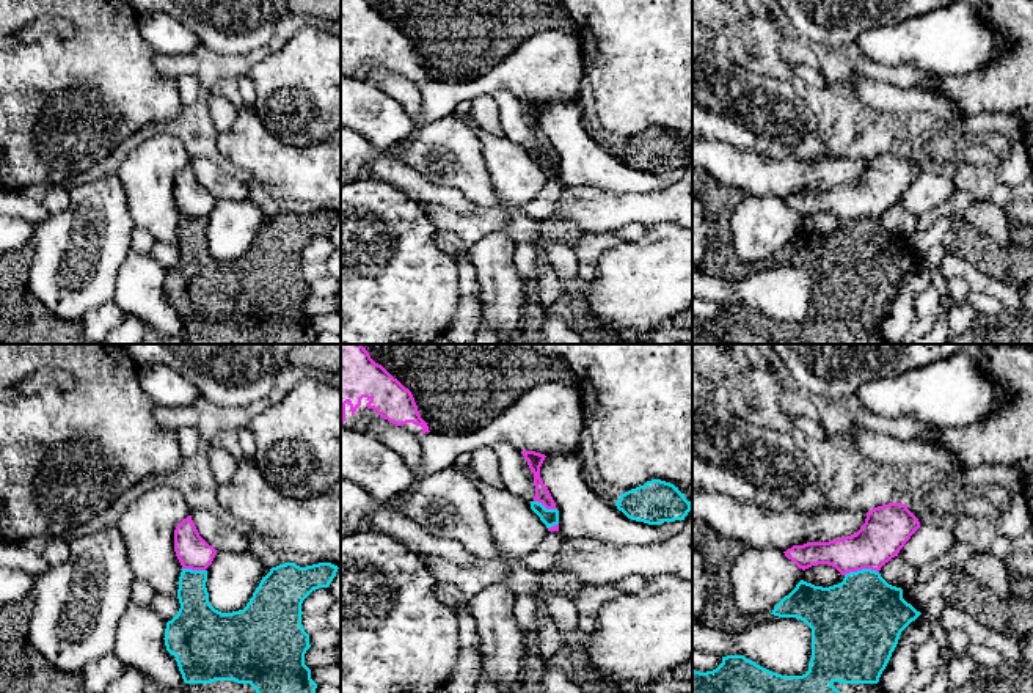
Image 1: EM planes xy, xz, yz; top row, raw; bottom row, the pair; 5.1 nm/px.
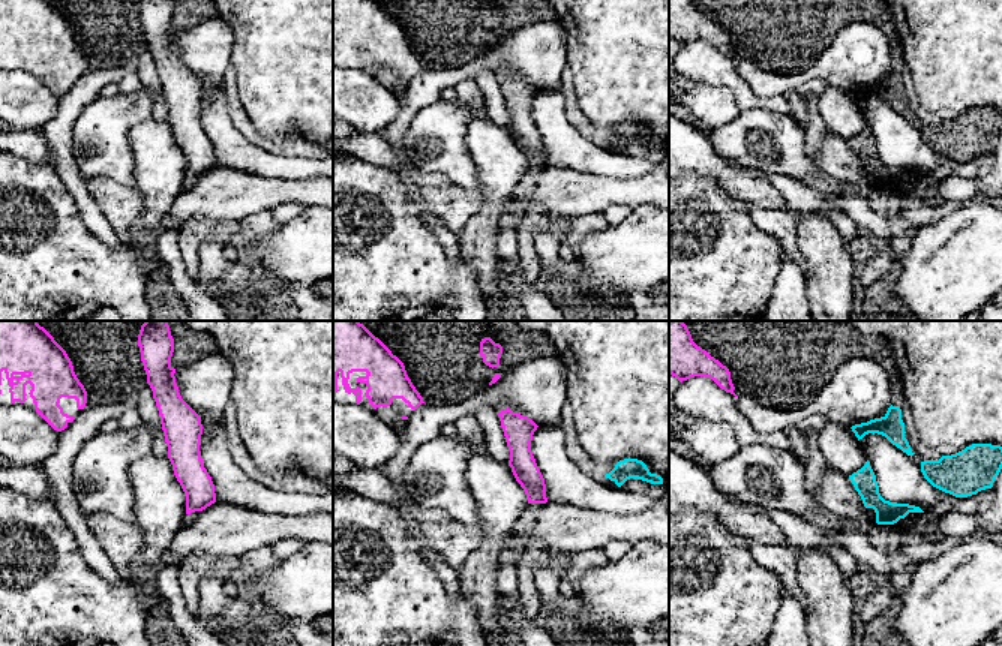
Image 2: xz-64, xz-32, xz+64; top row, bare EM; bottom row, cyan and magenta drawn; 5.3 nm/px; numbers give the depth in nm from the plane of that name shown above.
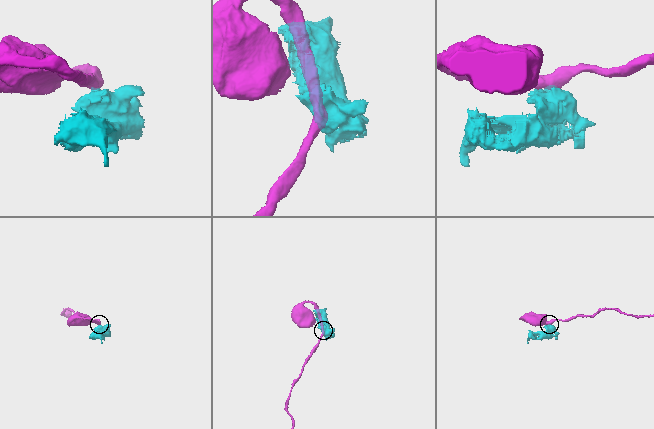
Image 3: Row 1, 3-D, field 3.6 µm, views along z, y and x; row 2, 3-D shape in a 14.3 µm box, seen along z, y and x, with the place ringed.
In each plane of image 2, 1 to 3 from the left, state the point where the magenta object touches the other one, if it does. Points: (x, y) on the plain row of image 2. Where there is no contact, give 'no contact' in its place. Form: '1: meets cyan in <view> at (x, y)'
1: no contact
2: no contact
3: no contact

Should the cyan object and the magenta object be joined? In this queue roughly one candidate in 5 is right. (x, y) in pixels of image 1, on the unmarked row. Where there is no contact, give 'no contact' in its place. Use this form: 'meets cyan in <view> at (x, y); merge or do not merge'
meets cyan in yz at (862, 217); do not merge

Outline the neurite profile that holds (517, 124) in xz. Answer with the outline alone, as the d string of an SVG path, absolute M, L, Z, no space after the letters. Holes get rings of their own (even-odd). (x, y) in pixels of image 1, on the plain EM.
M498 88L491 96L498 104L498 119L502 135L529 151L534 149L534 121L521 99L506 88Z

